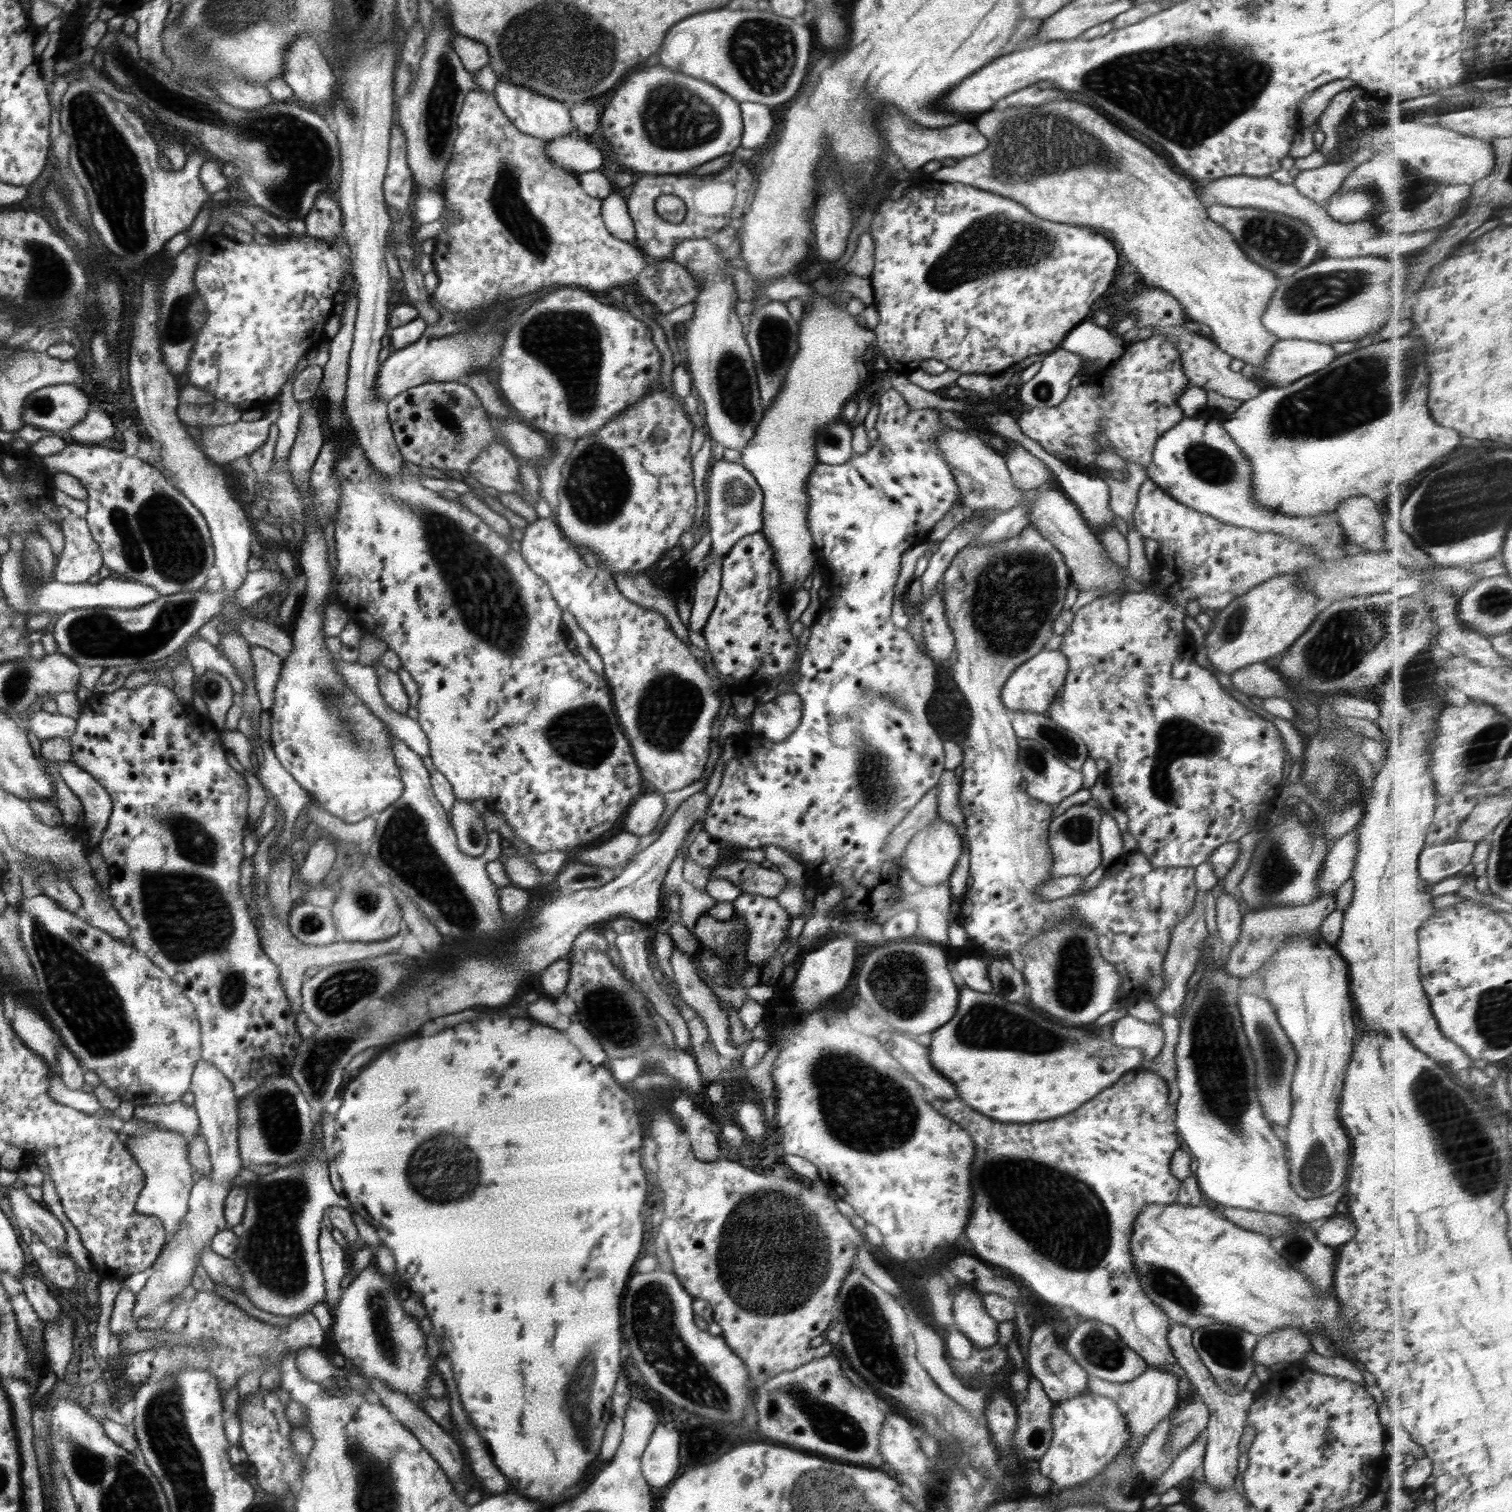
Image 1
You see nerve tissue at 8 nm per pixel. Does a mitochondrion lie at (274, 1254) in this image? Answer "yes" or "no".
yes

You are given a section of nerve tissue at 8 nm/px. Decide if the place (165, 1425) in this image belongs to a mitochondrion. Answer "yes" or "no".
yes

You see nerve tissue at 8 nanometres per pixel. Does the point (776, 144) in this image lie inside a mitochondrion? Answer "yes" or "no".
no

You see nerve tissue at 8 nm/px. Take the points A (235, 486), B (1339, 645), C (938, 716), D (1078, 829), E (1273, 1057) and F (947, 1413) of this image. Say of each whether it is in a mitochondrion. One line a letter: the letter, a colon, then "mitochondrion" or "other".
A: other
B: mitochondrion
C: mitochondrion
D: mitochondrion
E: mitochondrion
F: other

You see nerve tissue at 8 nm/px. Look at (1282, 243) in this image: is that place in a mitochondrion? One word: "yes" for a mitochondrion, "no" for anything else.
yes

